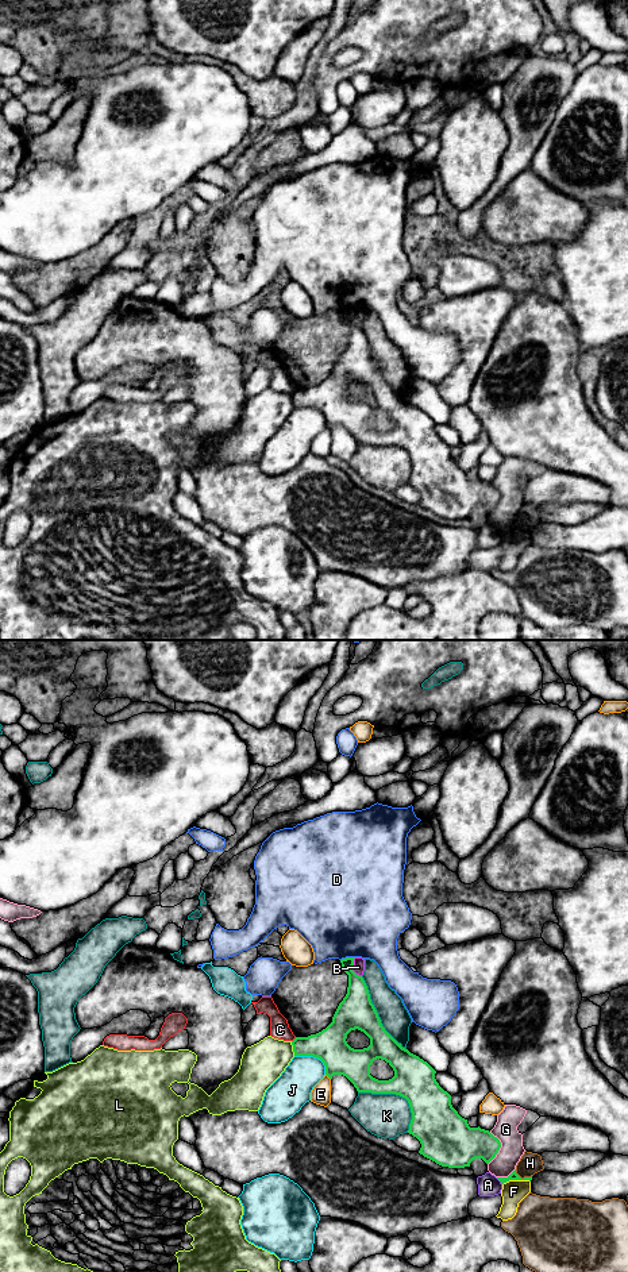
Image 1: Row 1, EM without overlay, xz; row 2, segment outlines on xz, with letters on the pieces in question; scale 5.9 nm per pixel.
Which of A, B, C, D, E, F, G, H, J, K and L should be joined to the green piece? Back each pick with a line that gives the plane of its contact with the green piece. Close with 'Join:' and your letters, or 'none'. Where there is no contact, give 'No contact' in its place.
Join: none

